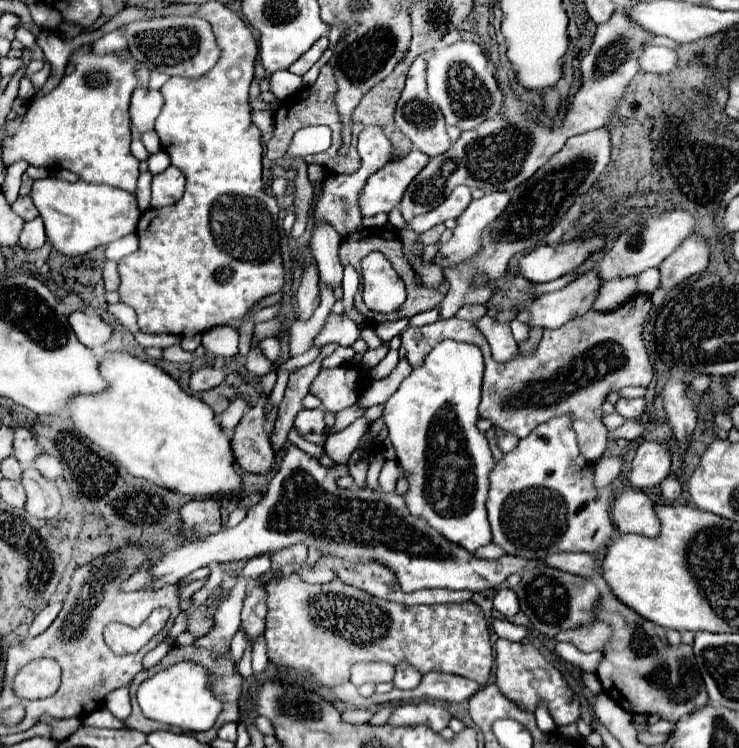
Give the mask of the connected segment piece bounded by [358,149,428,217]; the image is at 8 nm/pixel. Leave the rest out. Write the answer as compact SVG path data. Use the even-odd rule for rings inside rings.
M414 149L404 159L388 163L371 175L358 199L362 217L372 217L376 213L388 213L405 193L408 183L418 175L418 171L428 163L428 155Z

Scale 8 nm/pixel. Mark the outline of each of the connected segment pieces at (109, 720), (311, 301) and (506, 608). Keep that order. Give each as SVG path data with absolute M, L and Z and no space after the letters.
M98 708L83 719L83 724L90 727L120 729L125 726L124 722L118 720L106 708Z
M310 263L302 273L302 281L296 293L296 311L300 319L308 319L318 305L320 305L318 271L316 271L316 263Z
M502 587L494 597L494 609L500 611L502 615L506 615L506 617L516 615L518 613L518 597L516 597L516 593L512 589L508 589L508 587Z

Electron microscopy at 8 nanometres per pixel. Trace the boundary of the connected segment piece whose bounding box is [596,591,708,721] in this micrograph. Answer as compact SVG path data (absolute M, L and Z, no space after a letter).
M608 591L600 599L600 619L612 625L614 635L604 649L596 675L604 693L610 695L624 711L660 715L660 719L678 721L708 705L708 693L702 685L690 645L670 645L666 641L664 627L640 617Z

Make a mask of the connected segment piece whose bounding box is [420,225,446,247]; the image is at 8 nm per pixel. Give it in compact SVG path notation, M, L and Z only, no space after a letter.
M436 225L436 227L432 227L430 231L422 233L422 235L420 235L420 241L422 241L422 245L426 247L426 245L432 245L432 243L438 243L438 237L442 235L442 231L444 231L444 229L446 229L444 225Z

